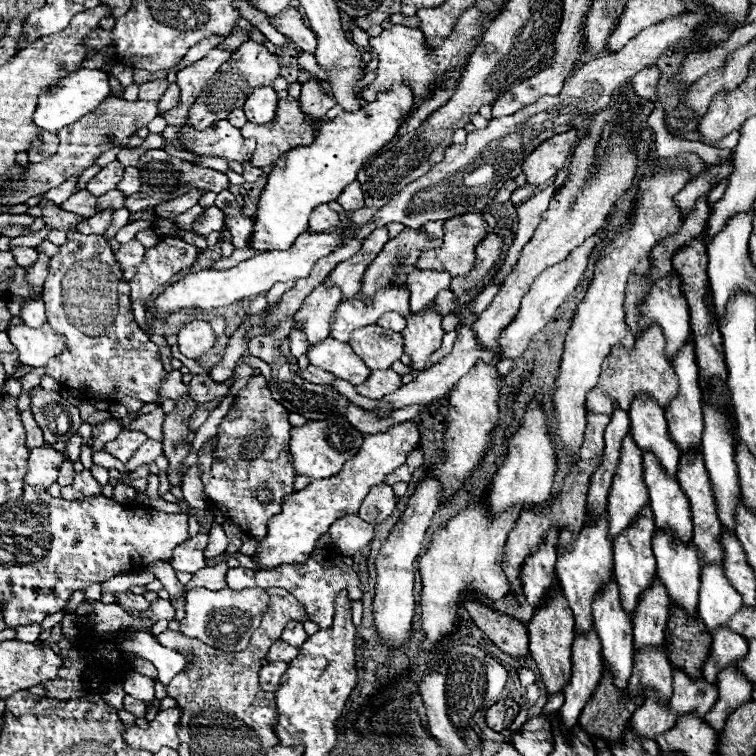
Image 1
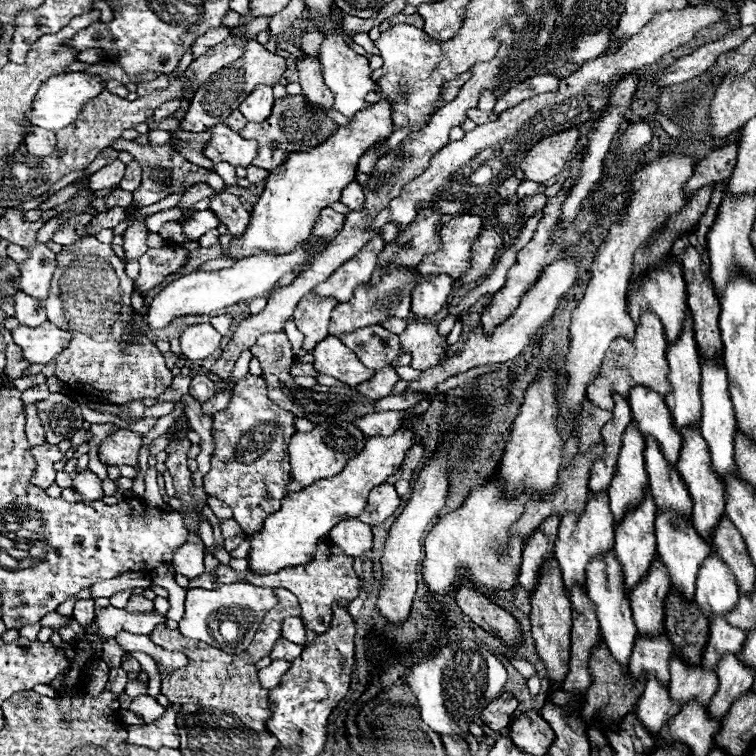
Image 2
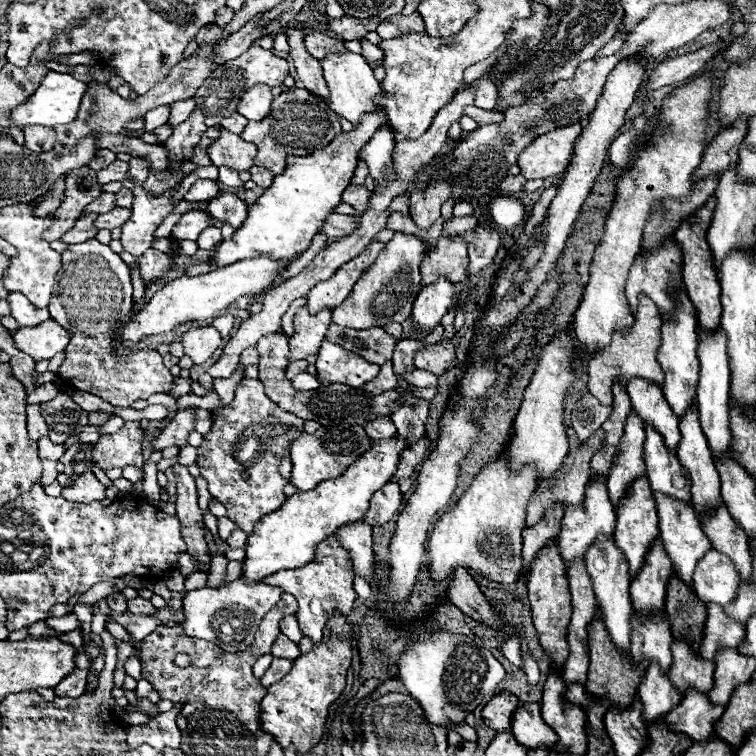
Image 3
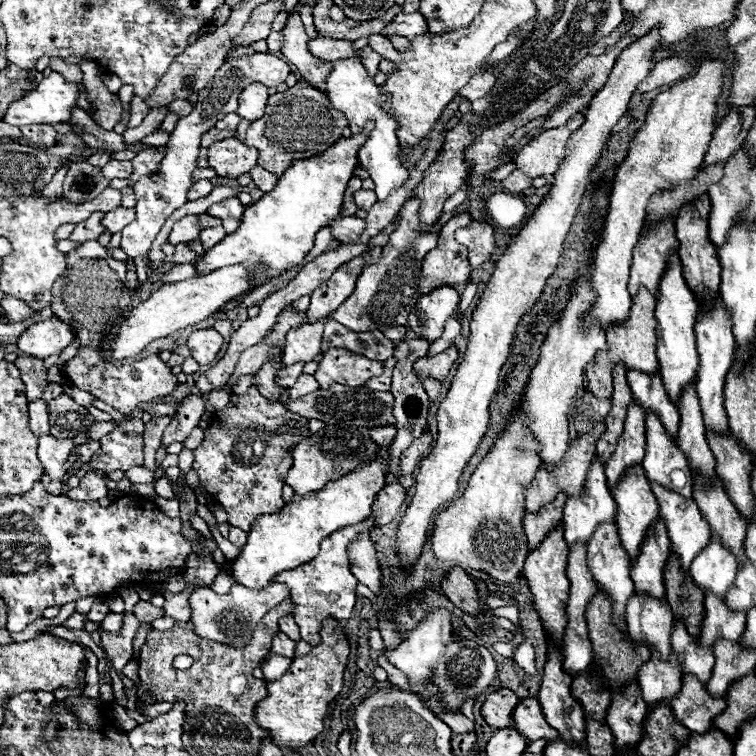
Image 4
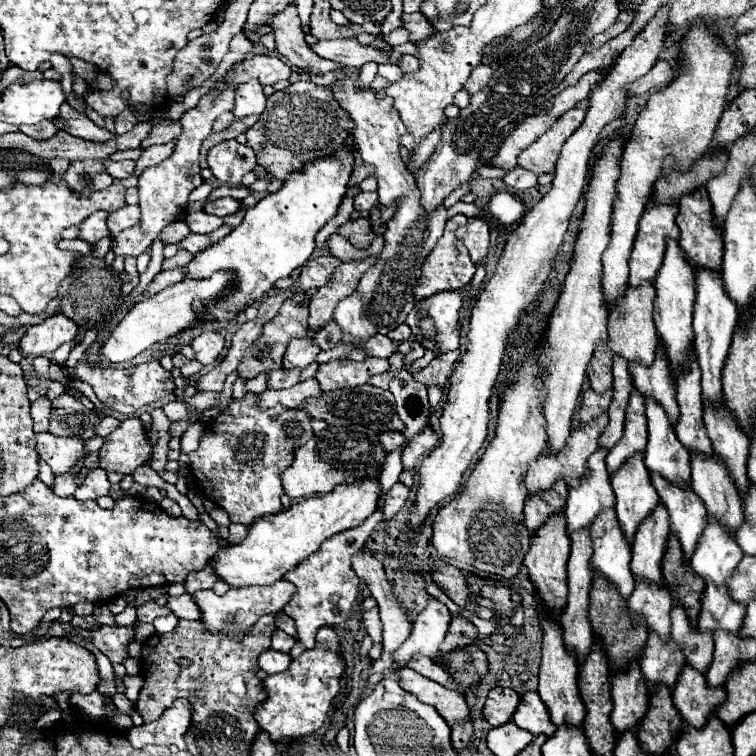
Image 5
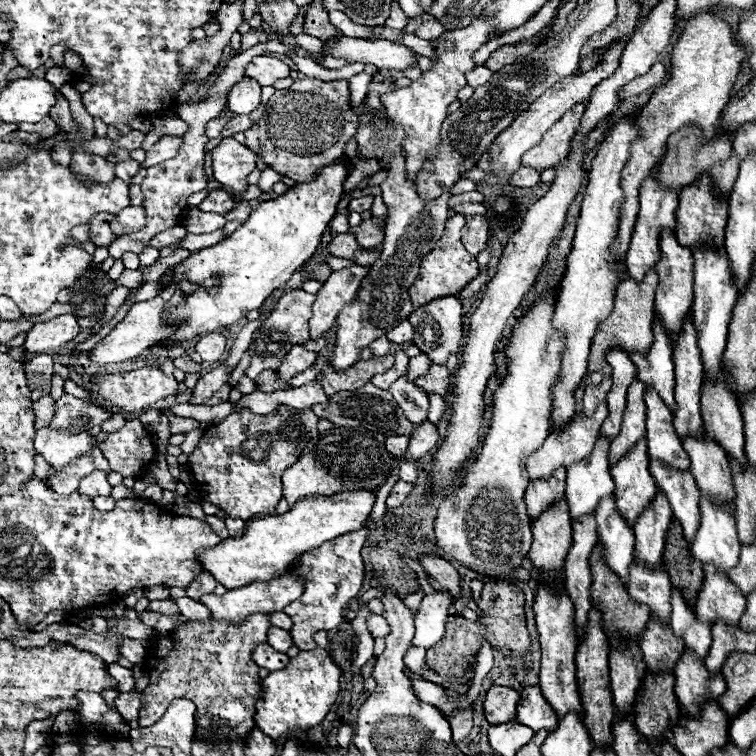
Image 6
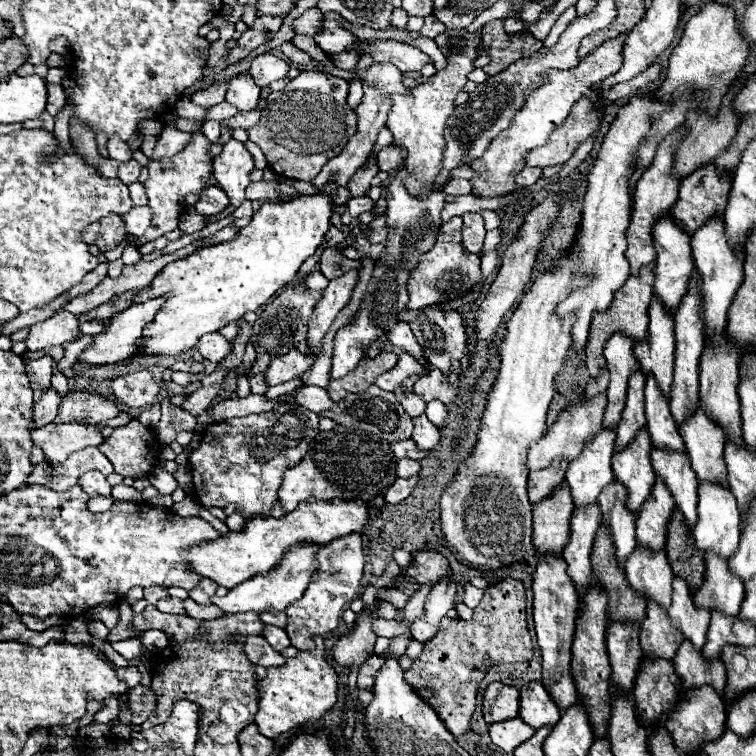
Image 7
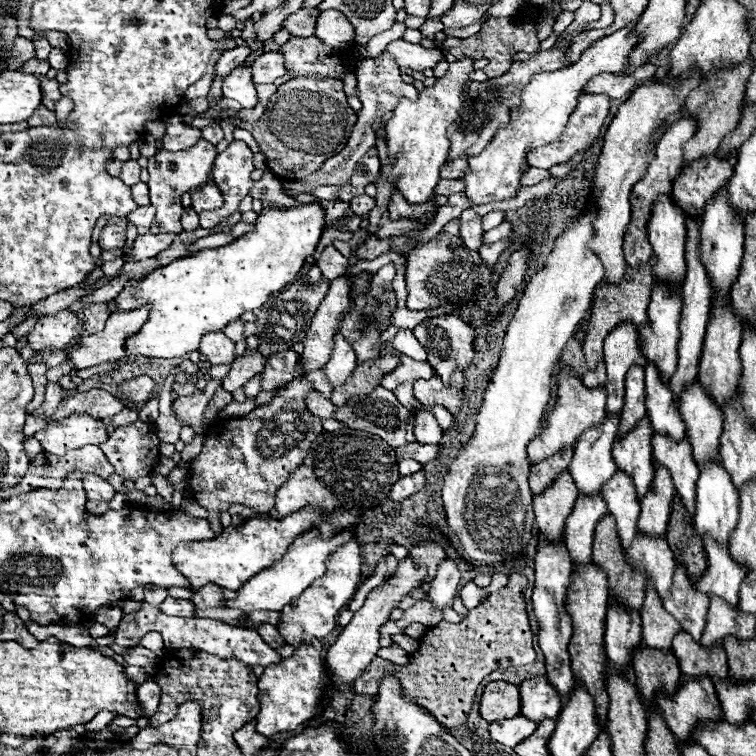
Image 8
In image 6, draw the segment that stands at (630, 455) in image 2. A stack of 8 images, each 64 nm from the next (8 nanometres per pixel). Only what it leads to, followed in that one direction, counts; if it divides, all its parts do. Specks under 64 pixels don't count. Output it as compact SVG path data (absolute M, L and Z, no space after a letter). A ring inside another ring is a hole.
M638 380L632 382L628 390L628 406L624 410L620 434L610 444L610 464L614 466L626 452L634 448L634 444L646 436L646 406L644 406L644 390L646 386Z

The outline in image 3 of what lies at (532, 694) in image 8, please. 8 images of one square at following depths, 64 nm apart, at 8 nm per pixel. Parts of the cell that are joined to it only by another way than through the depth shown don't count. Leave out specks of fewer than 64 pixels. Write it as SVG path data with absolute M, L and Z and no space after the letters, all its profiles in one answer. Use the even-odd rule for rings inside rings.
M528 702L514 710L512 732L520 744L526 748L536 748L540 744L552 748L558 742L558 734L542 720L540 704Z

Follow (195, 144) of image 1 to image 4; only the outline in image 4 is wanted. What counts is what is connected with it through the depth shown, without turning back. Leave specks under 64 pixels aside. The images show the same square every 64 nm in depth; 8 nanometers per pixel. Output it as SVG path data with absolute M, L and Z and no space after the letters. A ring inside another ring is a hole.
M226 138L208 148L210 168L222 178L236 180L238 176L250 172L256 166L258 150L242 144L238 138Z

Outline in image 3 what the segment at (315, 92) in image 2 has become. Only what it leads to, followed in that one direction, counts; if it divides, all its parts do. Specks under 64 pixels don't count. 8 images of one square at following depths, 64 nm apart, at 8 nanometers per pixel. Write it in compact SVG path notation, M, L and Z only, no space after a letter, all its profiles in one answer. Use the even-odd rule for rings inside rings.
M294 26L294 28L288 28L286 34L288 34L288 44L290 44L290 58L296 66L300 84L306 90L310 90L312 94L316 94L328 102L328 86L326 86L326 80L322 76L322 64L320 64L320 60L312 58L306 52L304 30L300 26Z

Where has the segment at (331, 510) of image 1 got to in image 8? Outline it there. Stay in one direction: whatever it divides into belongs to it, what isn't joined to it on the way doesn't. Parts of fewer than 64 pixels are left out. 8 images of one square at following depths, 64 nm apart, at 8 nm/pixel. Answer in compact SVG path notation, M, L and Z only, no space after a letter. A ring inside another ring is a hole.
M312 508L294 512L282 520L250 518L236 528L234 526L224 528L224 532L218 538L212 538L208 542L182 542L174 550L174 566L180 570L182 576L186 576L190 580L192 592L196 592L196 588L200 588L200 586L206 586L208 582L236 592L236 590L240 590L240 586L244 586L244 582L254 578L258 572L280 562L284 552L288 552L290 544L302 532L318 528L324 536L332 536L332 534L336 534L336 530L344 530L348 526L358 524L358 518L360 518L358 510L338 510L338 512L322 518Z

